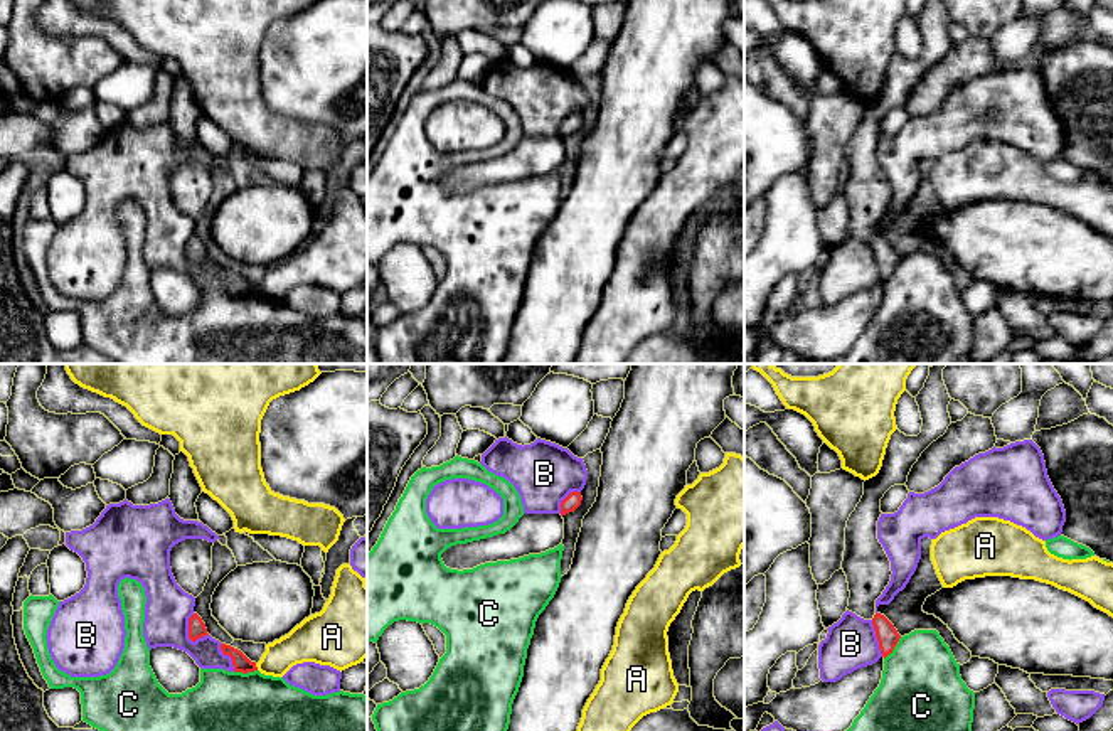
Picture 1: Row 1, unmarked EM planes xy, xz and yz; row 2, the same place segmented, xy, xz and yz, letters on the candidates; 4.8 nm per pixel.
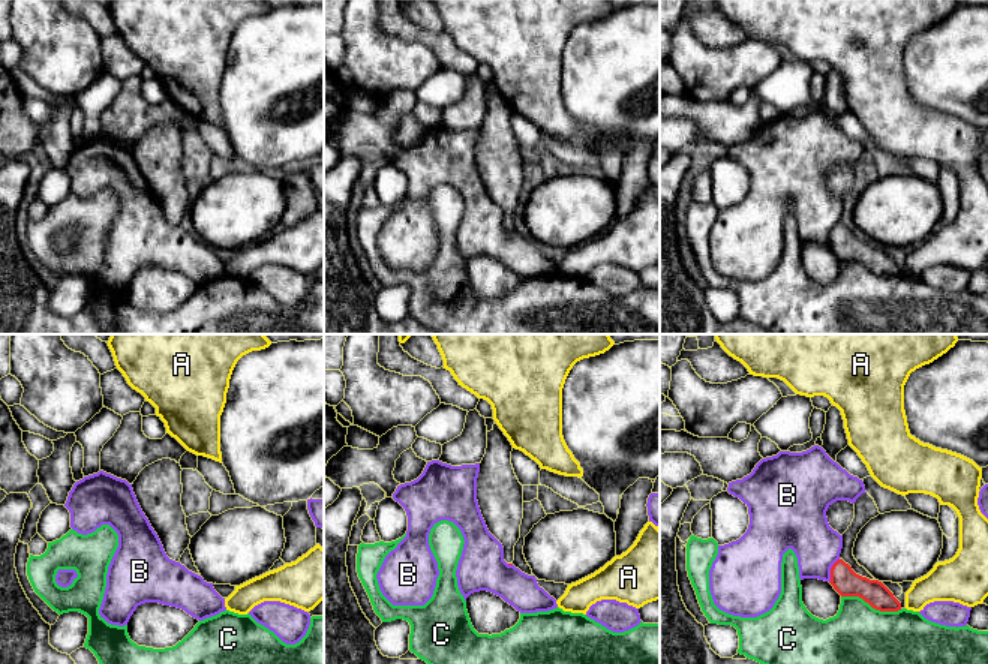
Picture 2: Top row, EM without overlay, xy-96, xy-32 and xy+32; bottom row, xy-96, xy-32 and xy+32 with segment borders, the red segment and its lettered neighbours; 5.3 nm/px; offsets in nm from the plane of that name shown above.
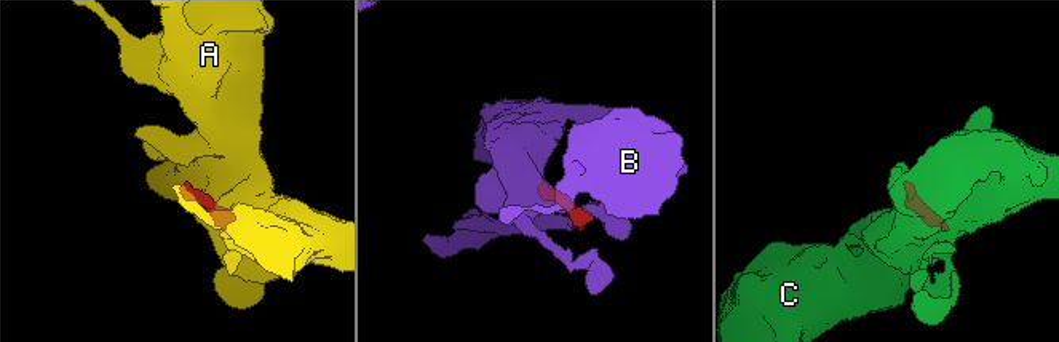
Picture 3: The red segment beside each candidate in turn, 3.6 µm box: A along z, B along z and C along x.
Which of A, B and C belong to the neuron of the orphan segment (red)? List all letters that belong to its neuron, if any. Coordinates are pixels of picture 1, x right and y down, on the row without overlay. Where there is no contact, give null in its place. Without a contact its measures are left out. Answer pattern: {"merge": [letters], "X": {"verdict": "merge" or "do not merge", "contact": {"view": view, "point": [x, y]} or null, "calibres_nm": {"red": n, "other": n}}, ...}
{"merge": [], "A": {"verdict": "do not merge", "contact": {"view": "xy", "point": [256, 290]}, "calibres_nm": {"red": 80, "other": 170}}, "B": {"verdict": "do not merge", "contact": {"view": "xy", "point": [189, 251]}, "calibres_nm": {"red": 80, "other": 220}}, "C": {"verdict": "do not merge", "contact": {"view": "yz", "point": [893, 272]}, "calibres_nm": {"red": 110, "other": 400}}}

